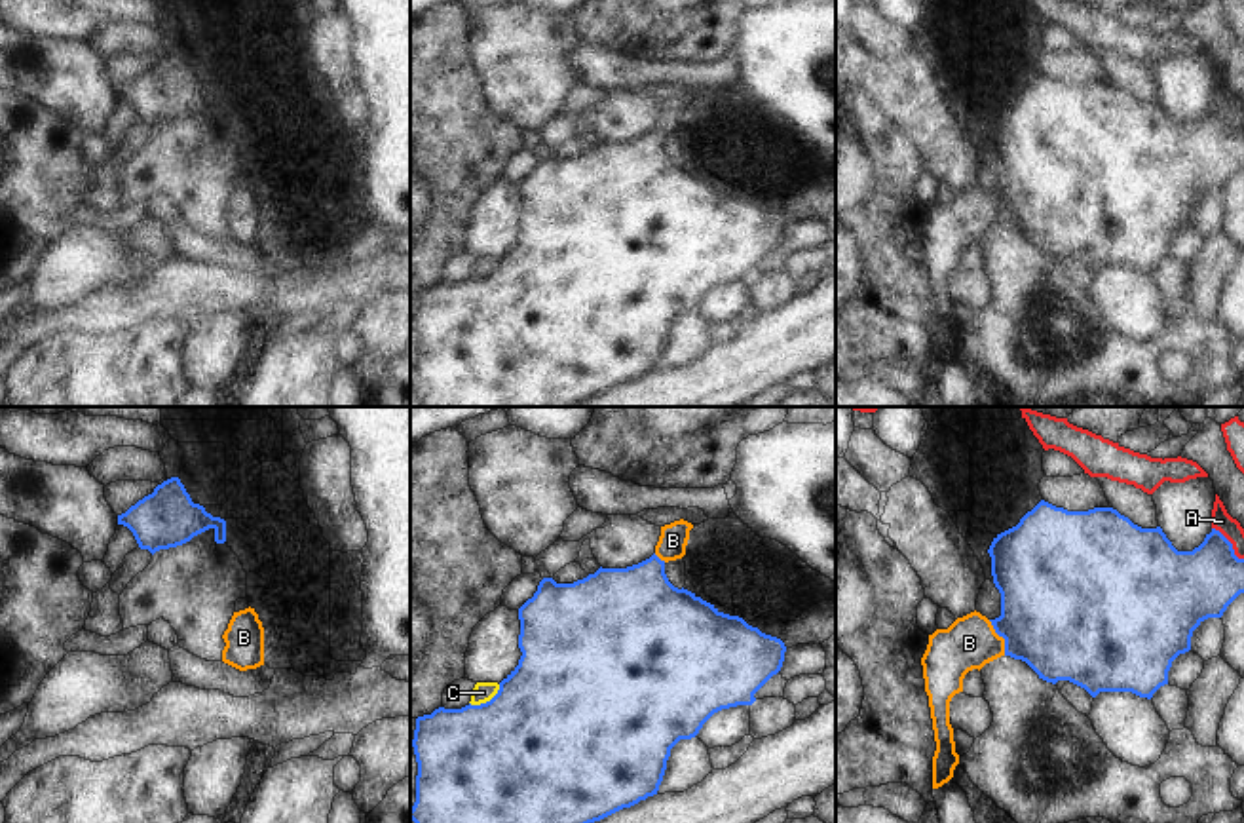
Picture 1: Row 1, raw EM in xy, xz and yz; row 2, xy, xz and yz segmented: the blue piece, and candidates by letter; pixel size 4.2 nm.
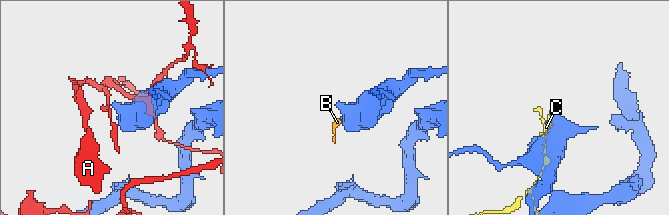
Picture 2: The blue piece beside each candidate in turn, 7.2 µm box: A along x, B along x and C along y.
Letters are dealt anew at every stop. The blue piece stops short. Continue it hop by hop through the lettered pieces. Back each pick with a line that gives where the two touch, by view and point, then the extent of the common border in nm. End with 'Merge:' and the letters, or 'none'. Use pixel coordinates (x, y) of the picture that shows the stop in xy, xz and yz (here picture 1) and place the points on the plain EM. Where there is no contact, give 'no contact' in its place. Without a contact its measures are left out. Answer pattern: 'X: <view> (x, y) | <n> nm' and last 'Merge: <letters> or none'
B: yz (1001, 210) | 170 nm
Merge: B

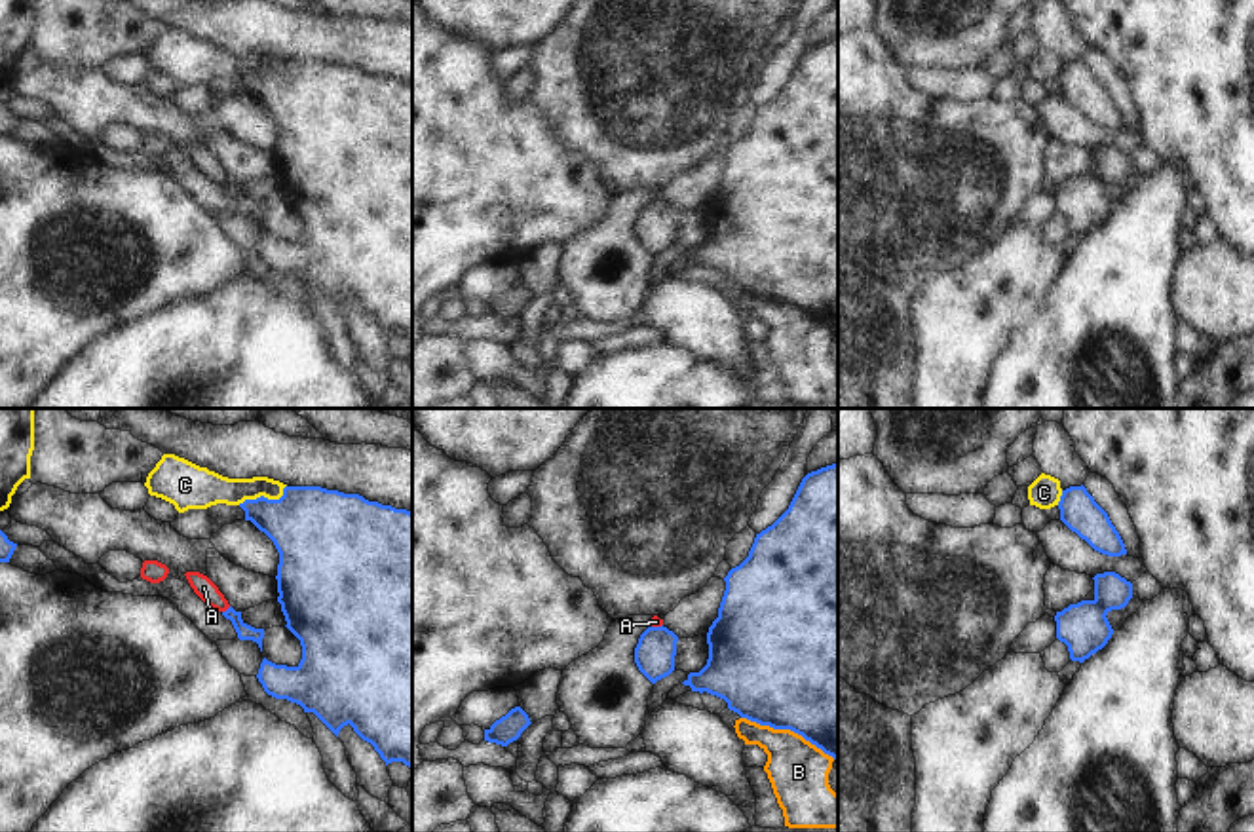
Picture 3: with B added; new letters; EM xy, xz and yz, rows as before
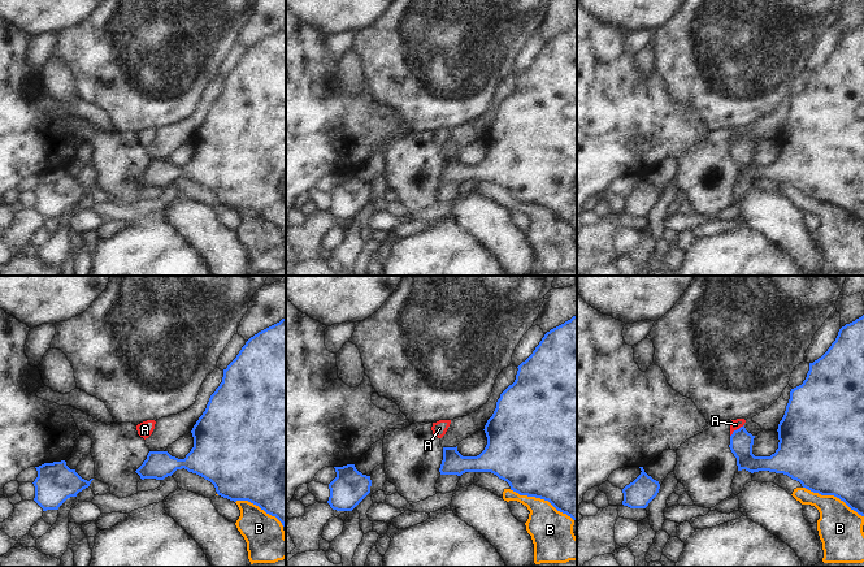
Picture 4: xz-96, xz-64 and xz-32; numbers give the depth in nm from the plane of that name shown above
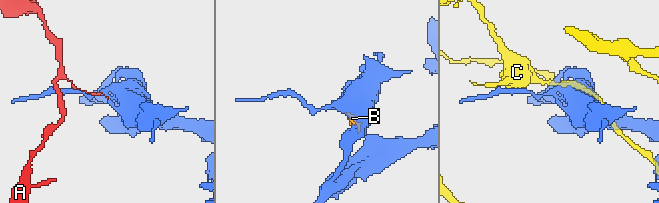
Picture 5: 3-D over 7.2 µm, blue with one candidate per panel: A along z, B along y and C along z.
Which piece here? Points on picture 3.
Merge: none

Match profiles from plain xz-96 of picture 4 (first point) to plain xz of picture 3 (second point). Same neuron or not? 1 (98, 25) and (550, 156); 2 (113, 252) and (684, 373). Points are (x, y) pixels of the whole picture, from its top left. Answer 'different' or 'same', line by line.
1: different
2: same

